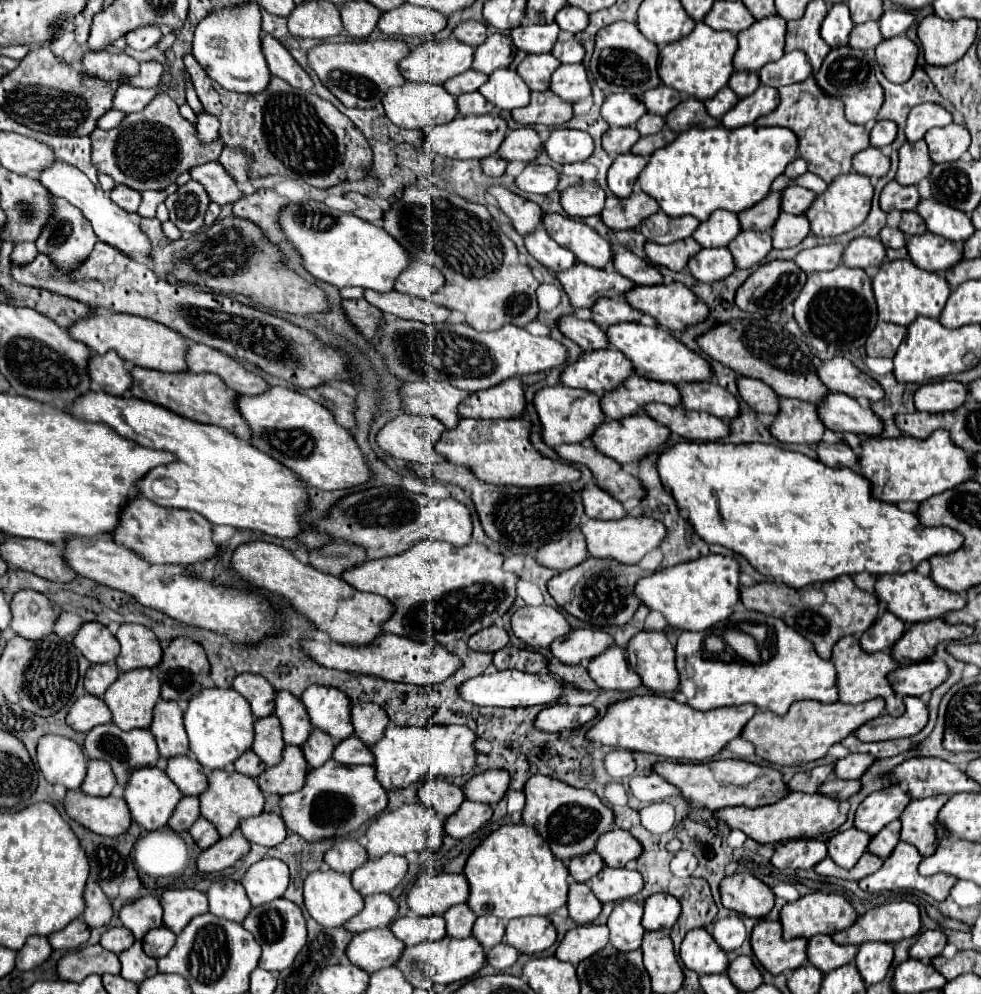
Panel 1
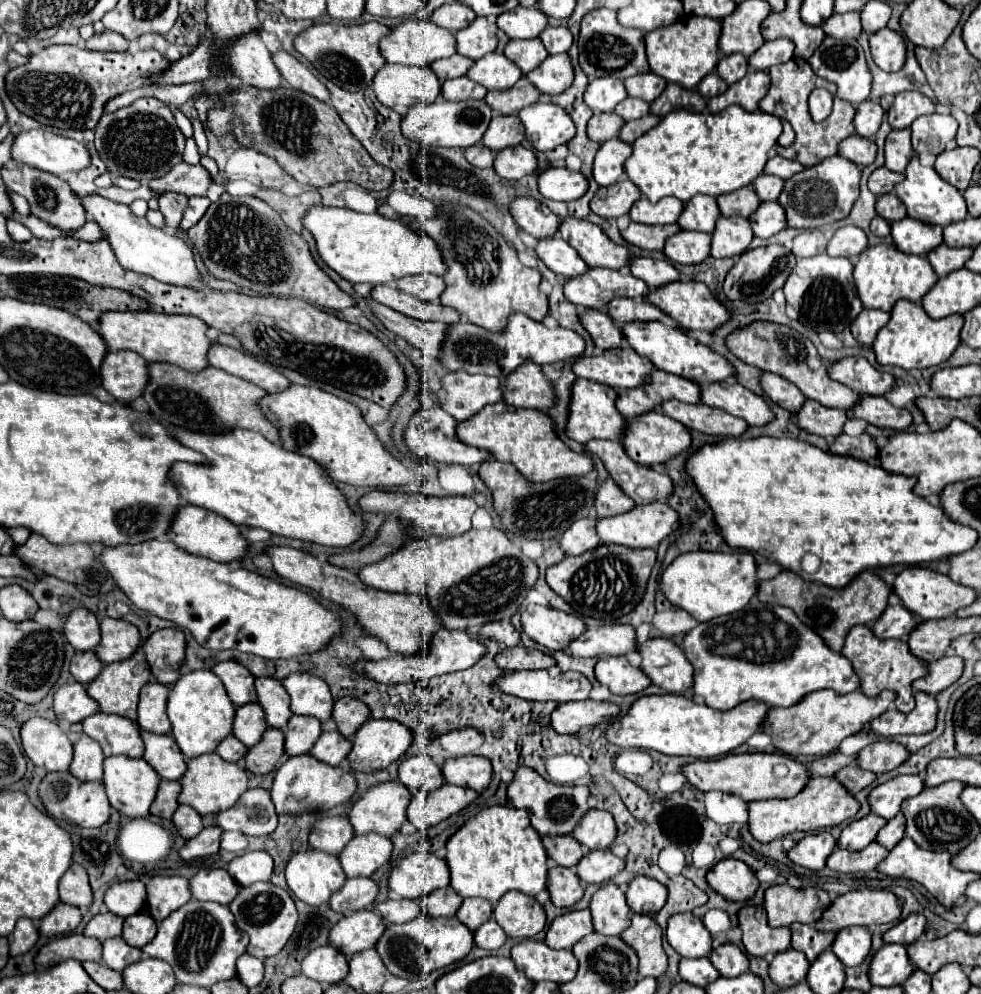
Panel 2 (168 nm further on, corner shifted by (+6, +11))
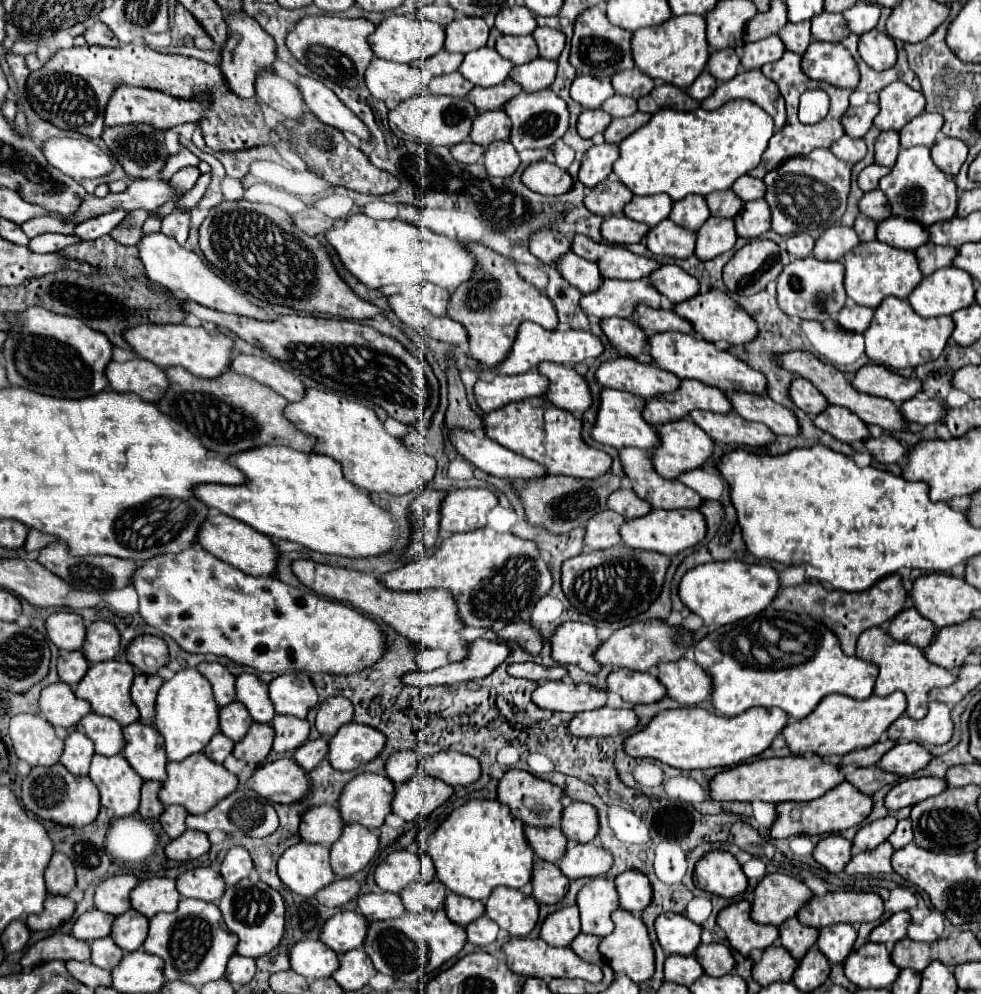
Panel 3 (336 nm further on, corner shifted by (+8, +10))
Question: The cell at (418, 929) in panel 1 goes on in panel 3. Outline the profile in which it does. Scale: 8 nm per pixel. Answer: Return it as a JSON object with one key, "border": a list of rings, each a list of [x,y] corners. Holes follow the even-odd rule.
{"border":[[[392,892],[362,894],[362,896],[358,896],[356,904],[358,904],[358,912],[362,916],[366,916],[370,922],[400,918],[406,912],[400,896],[392,894]]]}

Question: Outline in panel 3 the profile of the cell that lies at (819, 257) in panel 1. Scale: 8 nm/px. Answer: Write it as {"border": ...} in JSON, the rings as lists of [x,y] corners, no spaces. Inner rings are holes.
{"border":[[[800,232],[800,234],[794,234],[786,240],[788,244],[788,254],[790,258],[806,258],[806,256],[812,256],[812,248],[814,248],[814,238],[806,232]]]}

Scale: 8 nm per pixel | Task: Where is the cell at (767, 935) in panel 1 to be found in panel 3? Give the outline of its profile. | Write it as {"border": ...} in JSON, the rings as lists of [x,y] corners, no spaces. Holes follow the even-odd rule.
{"border":[[[740,900],[728,904],[718,912],[716,926],[720,926],[734,950],[748,956],[754,948],[768,948],[778,938],[778,928],[770,924],[756,924],[750,920],[750,902]]]}

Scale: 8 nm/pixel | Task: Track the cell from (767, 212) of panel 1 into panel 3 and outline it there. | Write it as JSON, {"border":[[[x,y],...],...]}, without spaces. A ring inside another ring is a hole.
{"border":[[[724,190],[724,192],[714,192],[706,196],[706,204],[710,208],[712,216],[722,216],[722,218],[734,218],[740,210],[742,210],[742,200],[732,192],[732,190]]]}

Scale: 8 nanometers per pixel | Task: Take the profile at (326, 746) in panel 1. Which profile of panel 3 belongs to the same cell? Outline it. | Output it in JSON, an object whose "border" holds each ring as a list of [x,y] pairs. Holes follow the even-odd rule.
{"border":[[[274,716],[272,724],[274,728],[274,744],[272,750],[274,752],[290,752],[300,748],[308,734],[310,734],[310,724],[308,720],[300,720],[294,716]]]}

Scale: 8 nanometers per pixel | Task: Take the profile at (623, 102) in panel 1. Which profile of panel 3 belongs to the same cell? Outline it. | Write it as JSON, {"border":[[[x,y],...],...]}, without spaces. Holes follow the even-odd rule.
{"border":[[[576,76],[570,88],[570,96],[582,108],[600,108],[606,98],[614,96],[614,88],[610,86],[610,78]]]}

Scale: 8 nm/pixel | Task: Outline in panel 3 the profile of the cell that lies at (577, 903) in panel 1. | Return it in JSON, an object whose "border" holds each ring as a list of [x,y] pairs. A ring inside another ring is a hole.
{"border":[[[536,858],[532,870],[532,896],[542,904],[556,904],[568,892],[568,878],[560,872],[558,864]]]}

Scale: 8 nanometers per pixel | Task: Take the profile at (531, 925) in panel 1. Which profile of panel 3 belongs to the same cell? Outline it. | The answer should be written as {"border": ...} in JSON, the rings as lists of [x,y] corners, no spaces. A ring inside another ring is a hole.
{"border":[[[498,886],[484,906],[486,916],[510,936],[526,936],[538,922],[538,902],[522,890]]]}

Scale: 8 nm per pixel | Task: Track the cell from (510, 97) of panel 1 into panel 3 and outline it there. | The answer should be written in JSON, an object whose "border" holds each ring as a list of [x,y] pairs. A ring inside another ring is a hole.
{"border":[[[478,48],[464,54],[458,72],[476,86],[496,86],[504,82],[514,66],[492,48]]]}

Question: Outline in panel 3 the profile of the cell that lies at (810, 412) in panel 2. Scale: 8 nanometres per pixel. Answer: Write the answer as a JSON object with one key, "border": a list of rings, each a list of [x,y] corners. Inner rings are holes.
{"border":[[[844,406],[826,408],[822,414],[818,414],[814,418],[814,424],[820,430],[824,430],[824,432],[832,434],[834,438],[848,442],[848,444],[870,438],[868,426],[858,416],[854,416],[850,410],[846,410]]]}

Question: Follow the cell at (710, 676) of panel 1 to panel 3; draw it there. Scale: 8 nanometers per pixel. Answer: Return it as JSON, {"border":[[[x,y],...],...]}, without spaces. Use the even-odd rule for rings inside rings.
{"border":[[[818,622],[806,624],[804,638],[810,650],[802,654],[802,662],[790,662],[790,666],[778,666],[778,670],[754,670],[754,666],[742,666],[734,654],[726,654],[726,650],[718,646],[718,638],[702,638],[696,644],[696,662],[712,676],[714,682],[712,712],[730,718],[754,706],[778,706],[794,720],[802,720],[828,694],[846,694],[854,700],[870,698],[878,676],[878,666],[856,656],[846,656],[836,634]]]}

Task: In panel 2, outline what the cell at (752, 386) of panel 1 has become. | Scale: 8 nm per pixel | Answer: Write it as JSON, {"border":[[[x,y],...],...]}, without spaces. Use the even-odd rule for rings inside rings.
{"border":[[[768,371],[762,373],[760,377],[760,387],[762,391],[778,405],[784,405],[786,411],[794,413],[800,409],[800,405],[804,403],[804,395],[800,393],[800,389],[796,389],[796,385],[792,385],[790,381],[778,377],[778,375],[772,375]]]}

